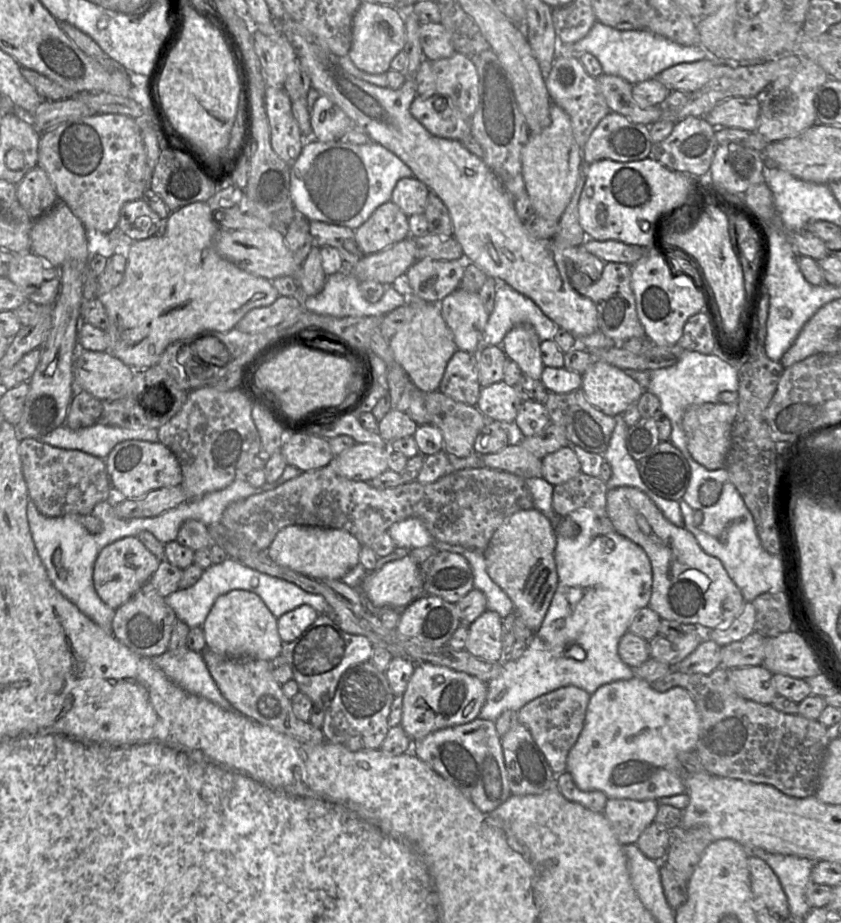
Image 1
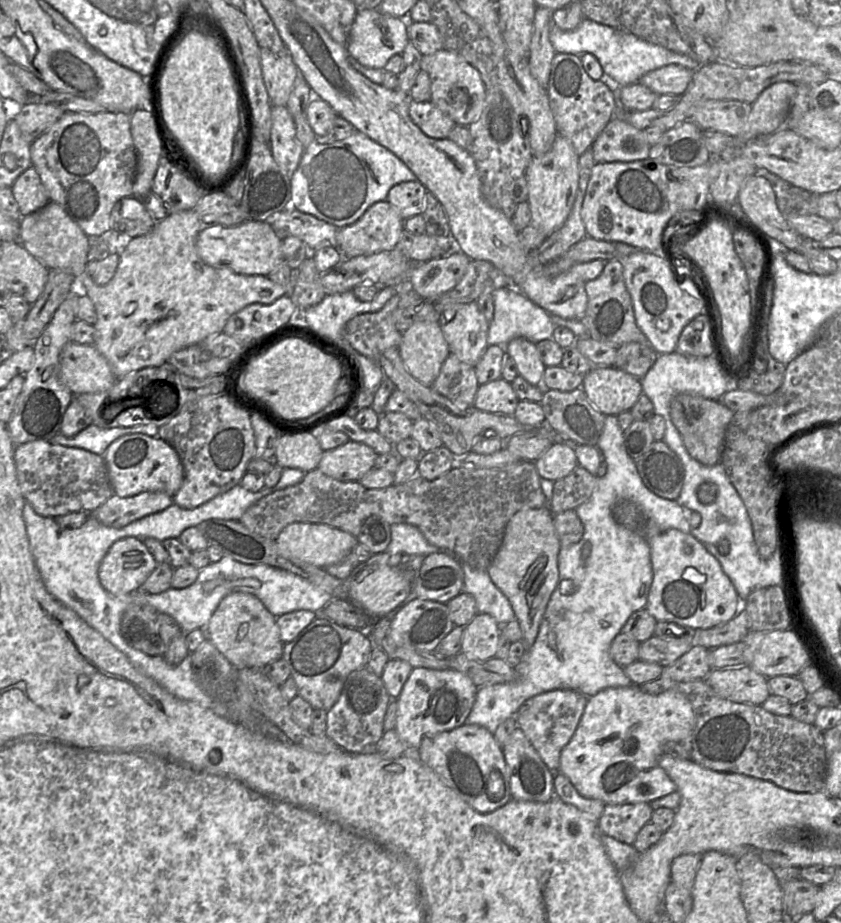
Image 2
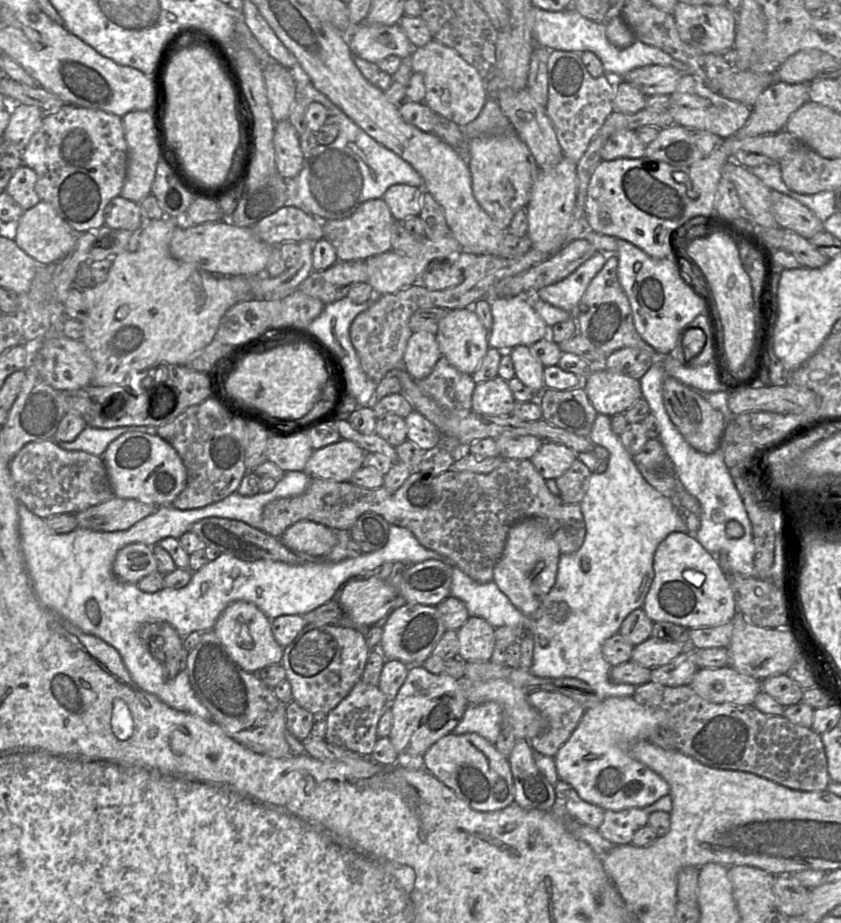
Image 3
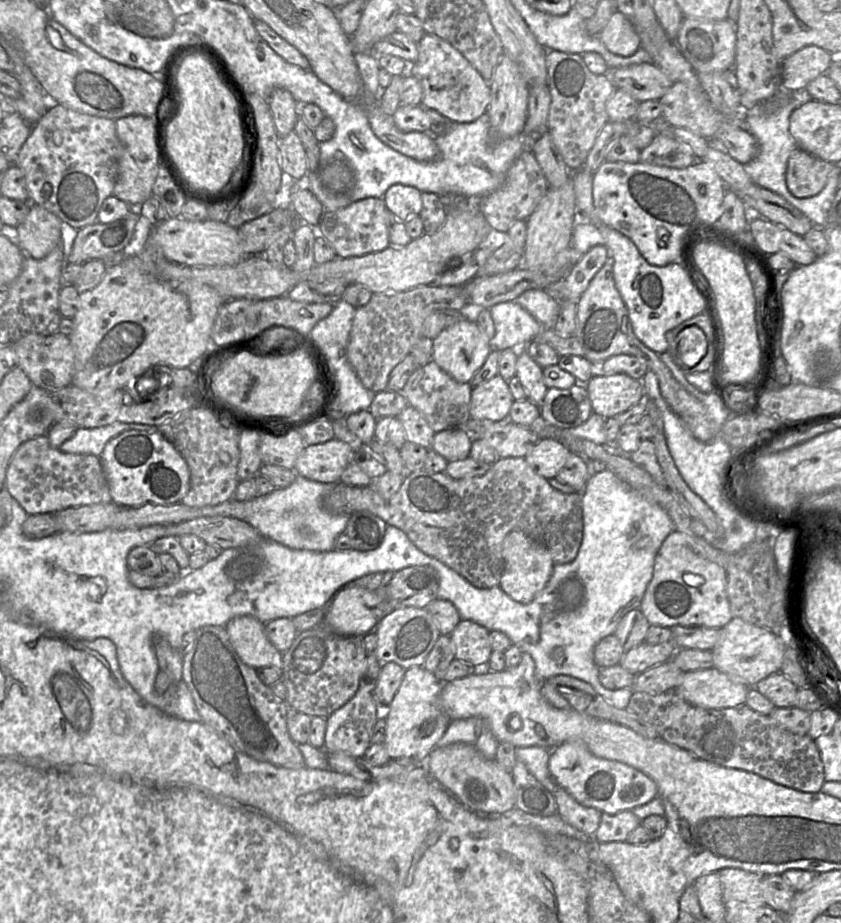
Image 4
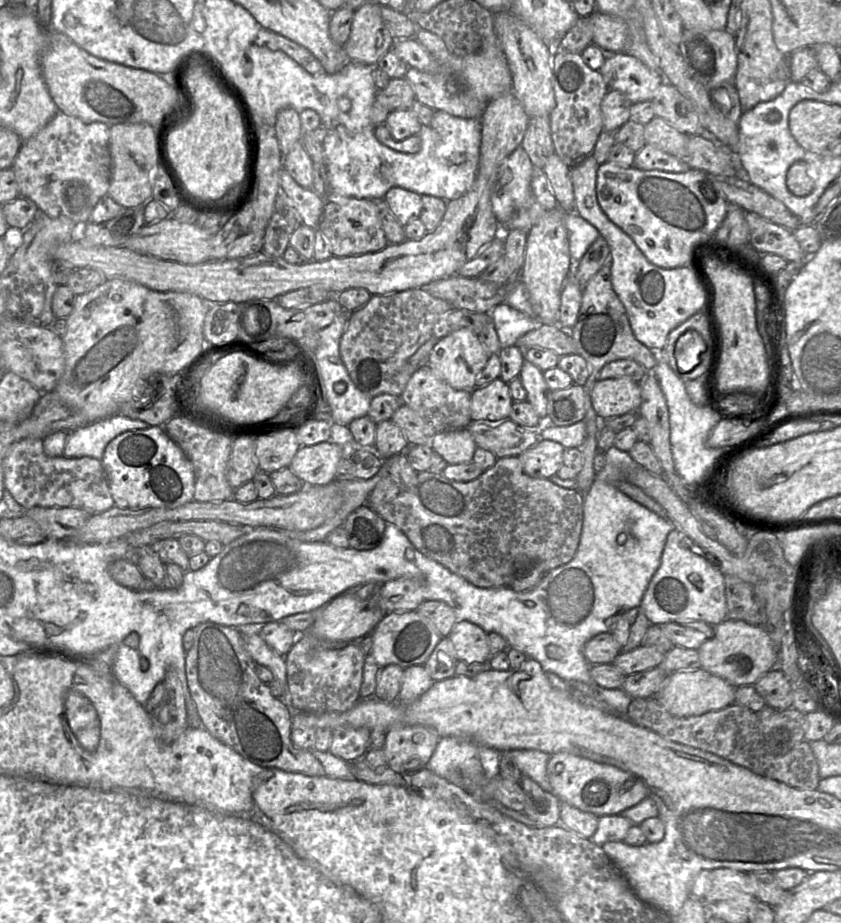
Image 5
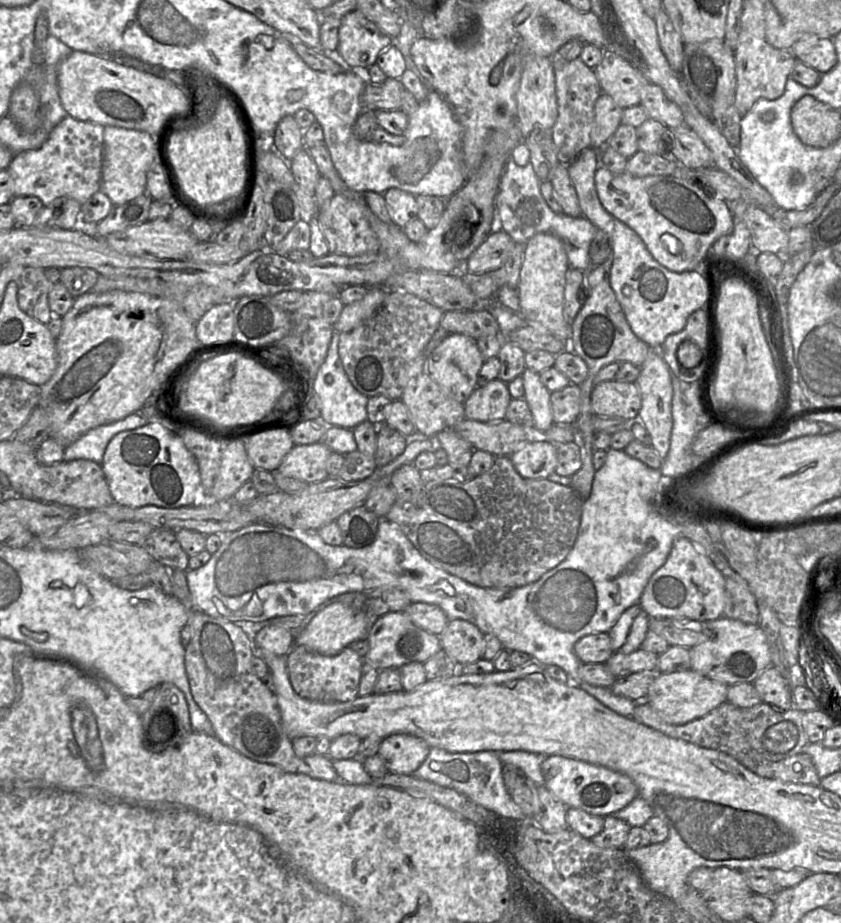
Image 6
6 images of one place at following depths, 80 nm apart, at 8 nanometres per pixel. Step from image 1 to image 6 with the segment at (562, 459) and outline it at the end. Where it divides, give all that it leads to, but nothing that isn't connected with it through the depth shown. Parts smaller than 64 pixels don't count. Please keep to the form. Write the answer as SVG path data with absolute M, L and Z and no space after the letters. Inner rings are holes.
M532 437L515 451L510 459L516 471L524 478L547 478L555 472L557 445L545 438Z

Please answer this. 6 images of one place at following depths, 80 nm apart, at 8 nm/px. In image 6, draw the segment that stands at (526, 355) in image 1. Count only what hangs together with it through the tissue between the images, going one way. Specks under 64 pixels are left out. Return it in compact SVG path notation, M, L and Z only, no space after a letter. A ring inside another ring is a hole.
M526 368L522 374L526 400L534 420L536 433L545 433L553 424L551 392L542 383L540 373Z

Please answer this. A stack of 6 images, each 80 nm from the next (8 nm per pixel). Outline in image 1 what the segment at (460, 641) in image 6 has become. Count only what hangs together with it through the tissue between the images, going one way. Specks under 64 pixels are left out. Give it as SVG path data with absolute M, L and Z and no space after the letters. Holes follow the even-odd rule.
M486 610L469 625L465 650L489 662L504 661L501 638L502 618Z

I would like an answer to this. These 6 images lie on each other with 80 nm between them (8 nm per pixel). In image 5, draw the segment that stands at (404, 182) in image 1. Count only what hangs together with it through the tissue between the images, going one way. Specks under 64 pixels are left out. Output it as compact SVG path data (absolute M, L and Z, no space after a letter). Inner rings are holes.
M394 186L386 192L383 200L403 226L420 216L422 201L418 193Z

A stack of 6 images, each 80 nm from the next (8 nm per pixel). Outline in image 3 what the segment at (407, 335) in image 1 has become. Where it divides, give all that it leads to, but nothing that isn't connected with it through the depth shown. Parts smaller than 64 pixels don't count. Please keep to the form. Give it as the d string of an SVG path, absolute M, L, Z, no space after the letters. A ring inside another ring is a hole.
M414 332L407 342L402 366L415 380L426 378L442 357L436 334Z

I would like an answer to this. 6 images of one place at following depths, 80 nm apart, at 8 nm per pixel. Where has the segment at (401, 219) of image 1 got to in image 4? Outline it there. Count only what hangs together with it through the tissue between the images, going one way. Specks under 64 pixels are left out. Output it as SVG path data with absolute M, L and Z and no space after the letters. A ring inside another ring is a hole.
M368 197L336 211L324 211L316 230L331 244L336 256L343 258L380 252L390 246L387 207L383 198Z

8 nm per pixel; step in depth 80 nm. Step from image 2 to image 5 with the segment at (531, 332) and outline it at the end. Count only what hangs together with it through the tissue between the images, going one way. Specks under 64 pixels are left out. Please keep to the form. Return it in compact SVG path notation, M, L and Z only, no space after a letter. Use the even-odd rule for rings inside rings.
M507 303L495 306L490 315L501 347L516 345L521 336L541 324L537 318L530 318Z

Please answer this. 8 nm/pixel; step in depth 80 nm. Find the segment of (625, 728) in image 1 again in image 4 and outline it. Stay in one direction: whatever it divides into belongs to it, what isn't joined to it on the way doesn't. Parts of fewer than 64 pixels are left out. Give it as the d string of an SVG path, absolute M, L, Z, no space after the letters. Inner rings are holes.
M569 740L551 750L549 771L578 803L608 814L632 810L658 796L657 784L648 775L625 763L593 755L582 740Z

